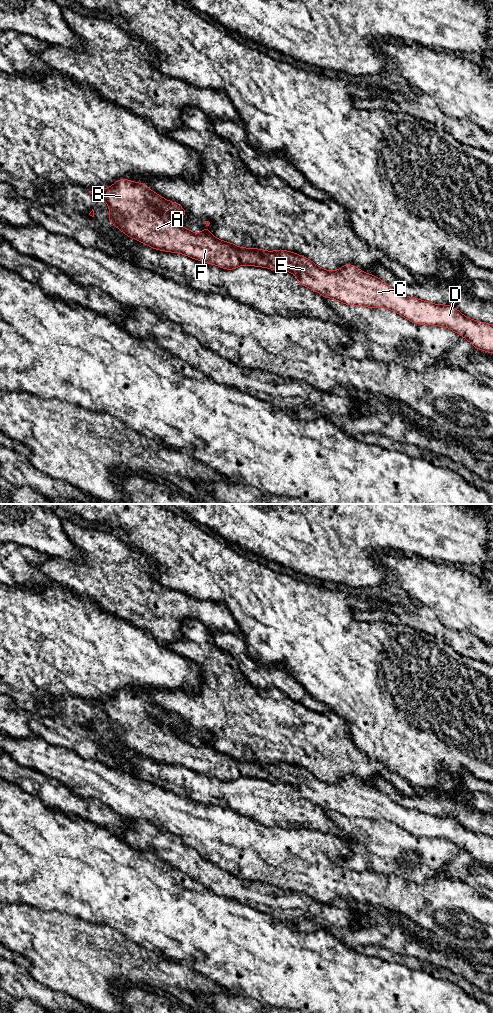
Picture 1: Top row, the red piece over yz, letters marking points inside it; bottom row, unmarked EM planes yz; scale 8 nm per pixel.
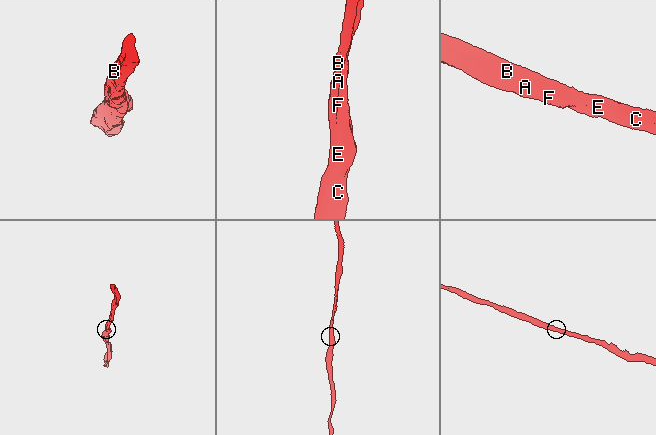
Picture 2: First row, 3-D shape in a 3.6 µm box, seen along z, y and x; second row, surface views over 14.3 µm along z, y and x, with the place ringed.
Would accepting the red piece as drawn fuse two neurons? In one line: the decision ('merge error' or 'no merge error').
no merge error

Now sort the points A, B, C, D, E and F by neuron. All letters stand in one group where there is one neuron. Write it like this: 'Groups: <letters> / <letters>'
Groups: A B C D E F

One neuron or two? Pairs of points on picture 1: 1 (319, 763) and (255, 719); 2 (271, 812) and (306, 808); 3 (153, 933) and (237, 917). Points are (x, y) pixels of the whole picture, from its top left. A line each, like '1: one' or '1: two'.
1: one
2: one
3: one

